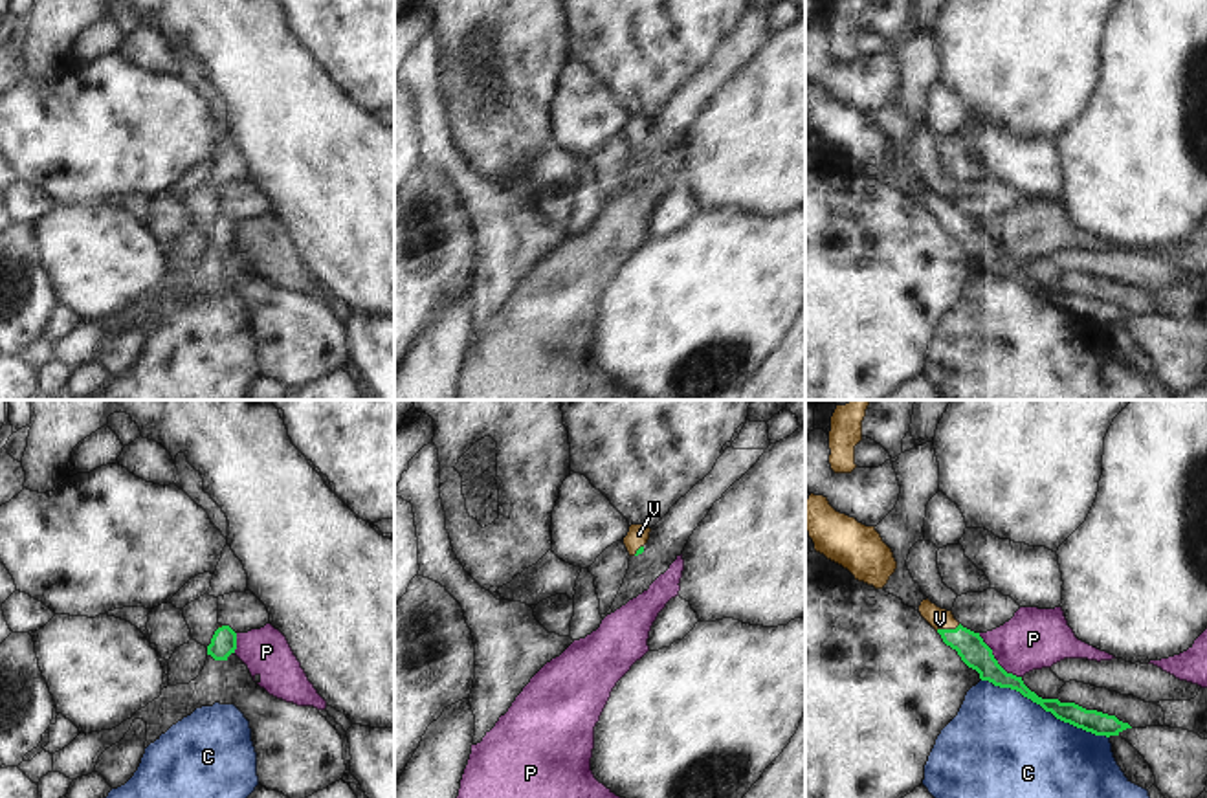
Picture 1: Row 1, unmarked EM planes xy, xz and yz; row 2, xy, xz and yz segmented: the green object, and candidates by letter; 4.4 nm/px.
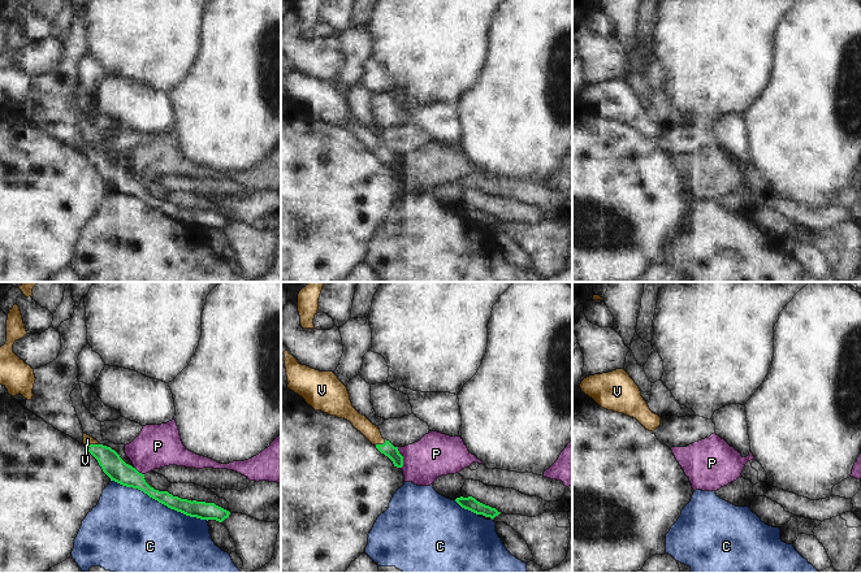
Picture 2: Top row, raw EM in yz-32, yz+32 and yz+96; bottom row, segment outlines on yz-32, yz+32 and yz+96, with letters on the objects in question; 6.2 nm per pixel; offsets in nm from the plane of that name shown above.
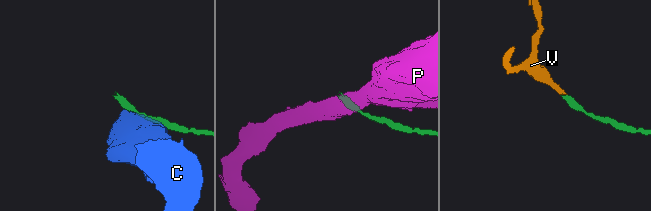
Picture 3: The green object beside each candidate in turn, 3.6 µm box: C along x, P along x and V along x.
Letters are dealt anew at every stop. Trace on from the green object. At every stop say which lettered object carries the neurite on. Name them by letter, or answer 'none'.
V

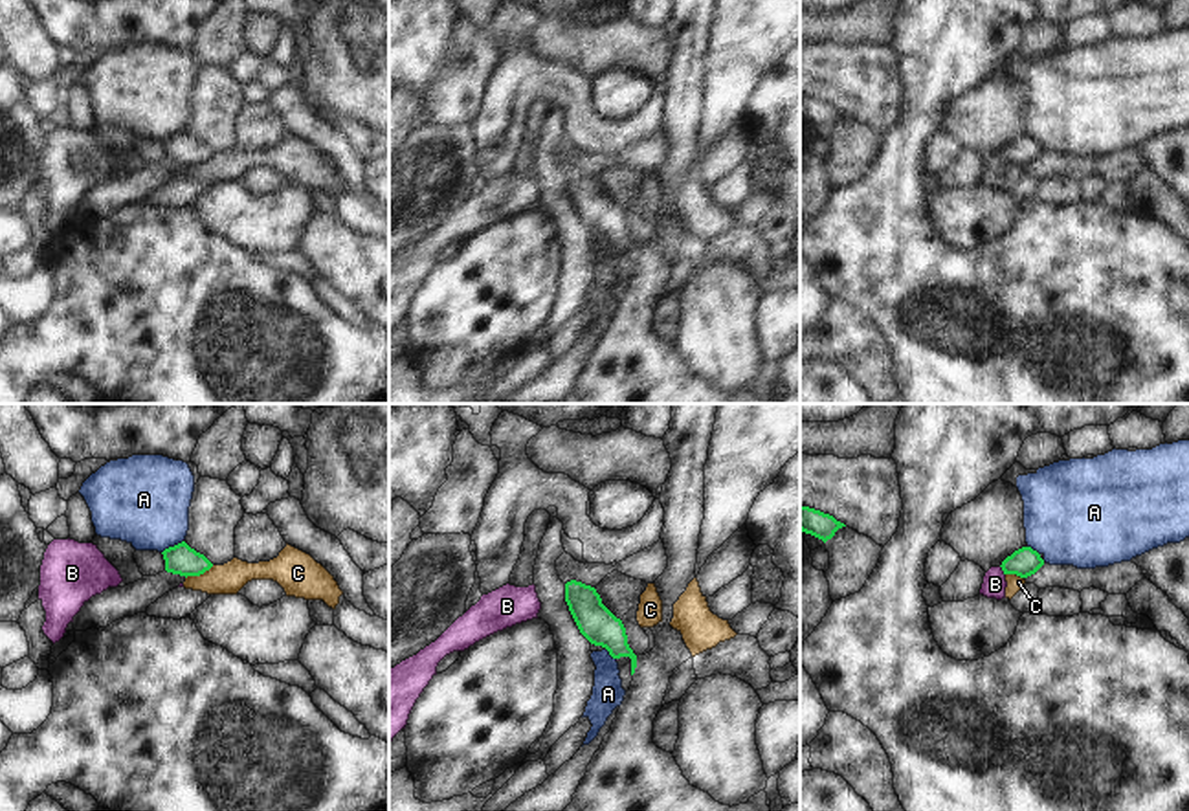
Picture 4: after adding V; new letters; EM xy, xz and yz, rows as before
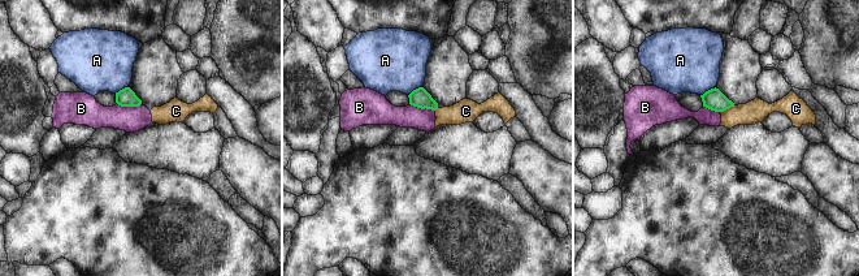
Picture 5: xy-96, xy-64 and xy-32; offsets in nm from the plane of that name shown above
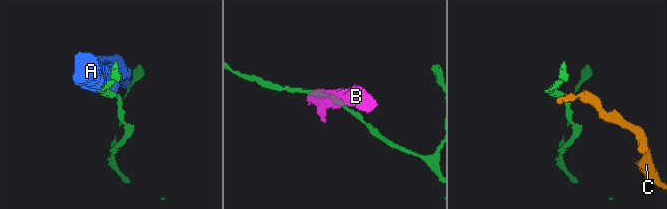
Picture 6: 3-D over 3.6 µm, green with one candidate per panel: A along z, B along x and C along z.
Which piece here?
none

